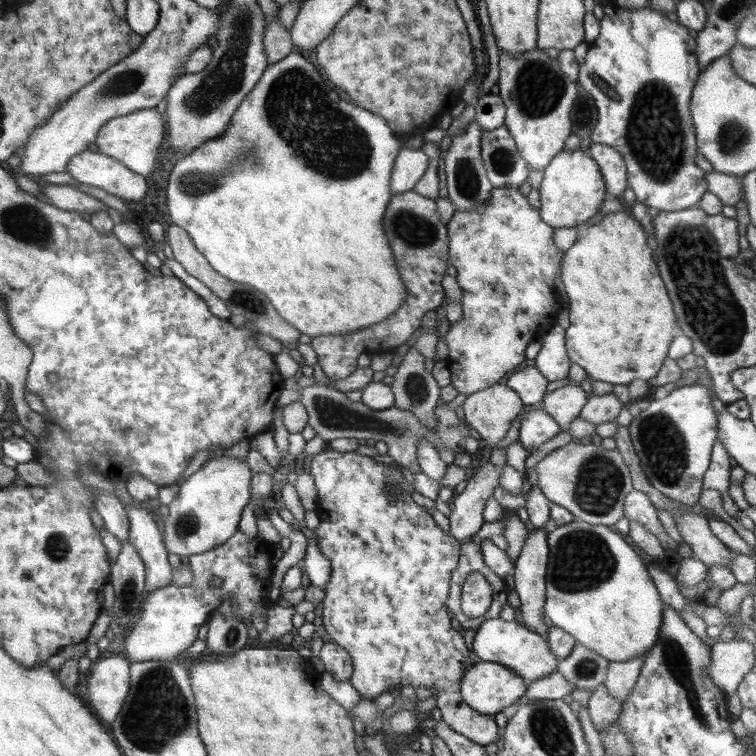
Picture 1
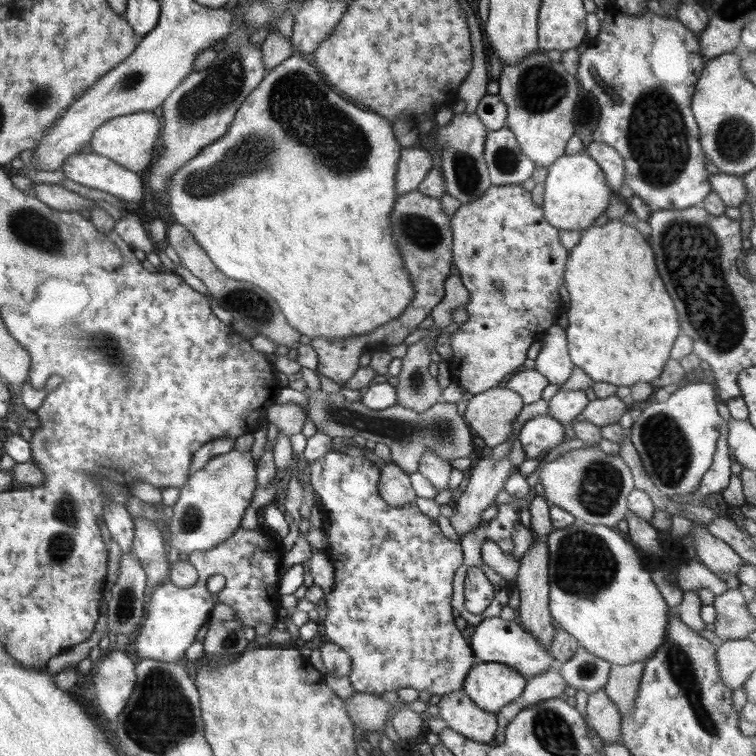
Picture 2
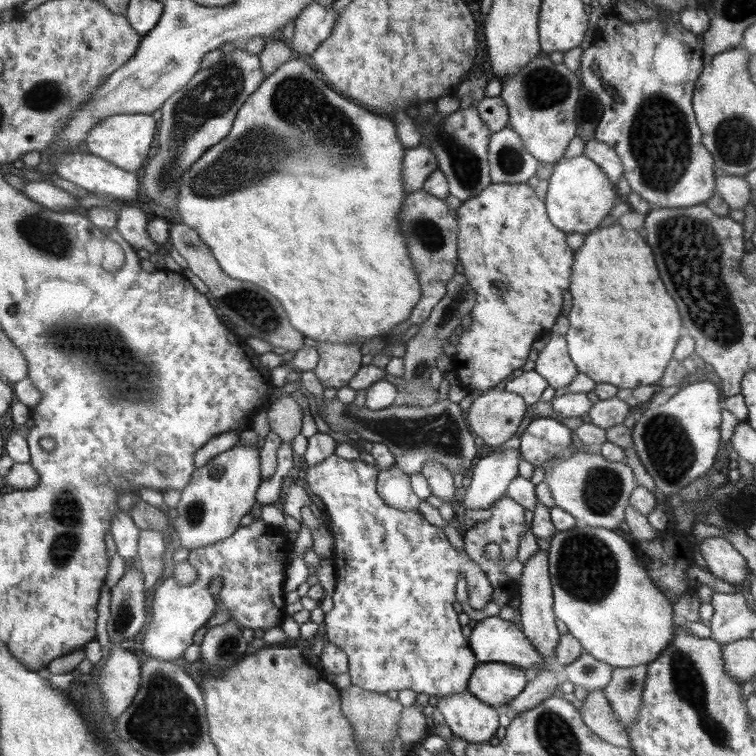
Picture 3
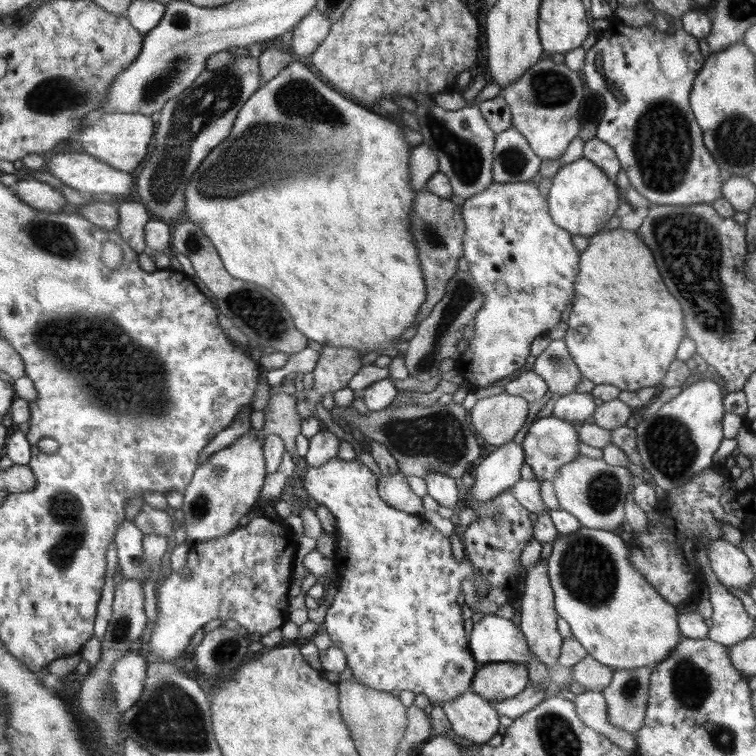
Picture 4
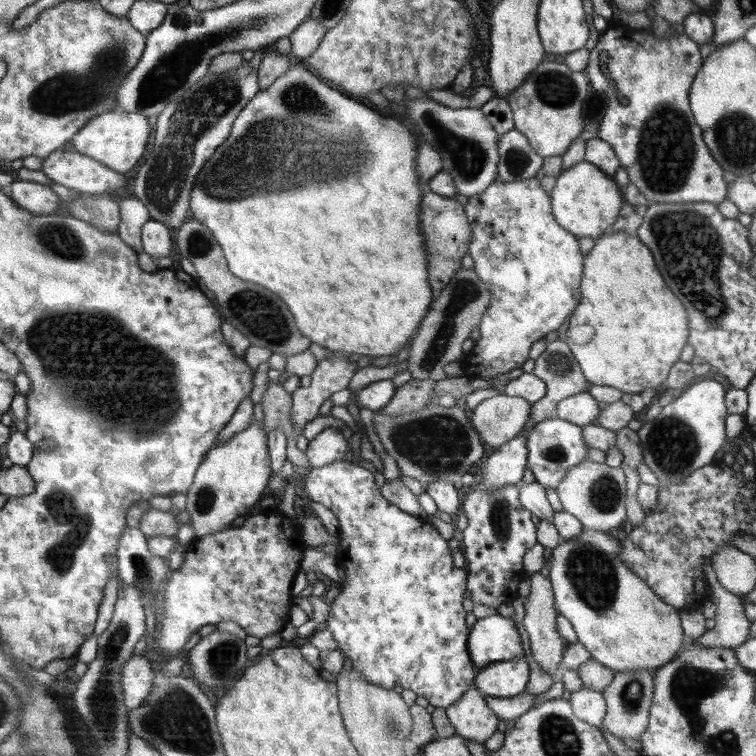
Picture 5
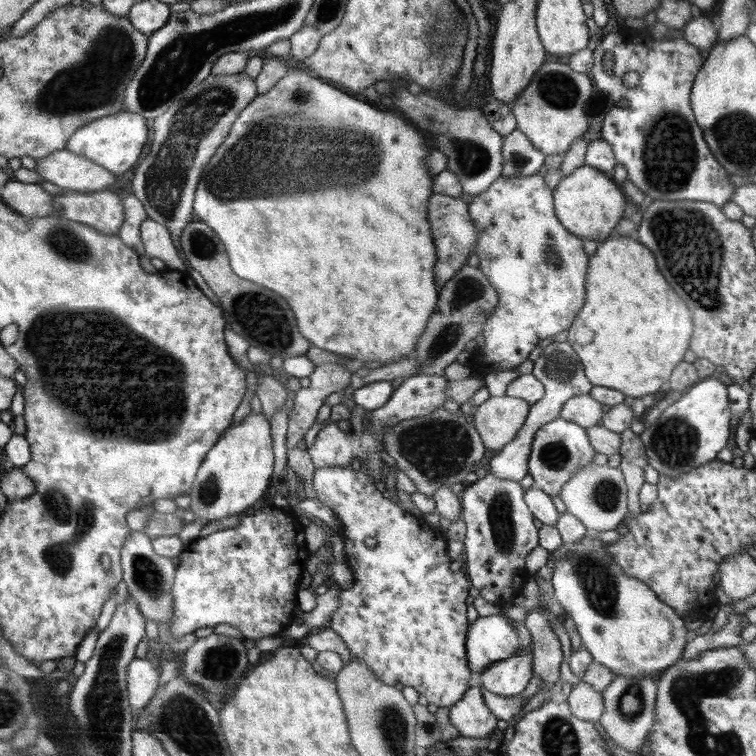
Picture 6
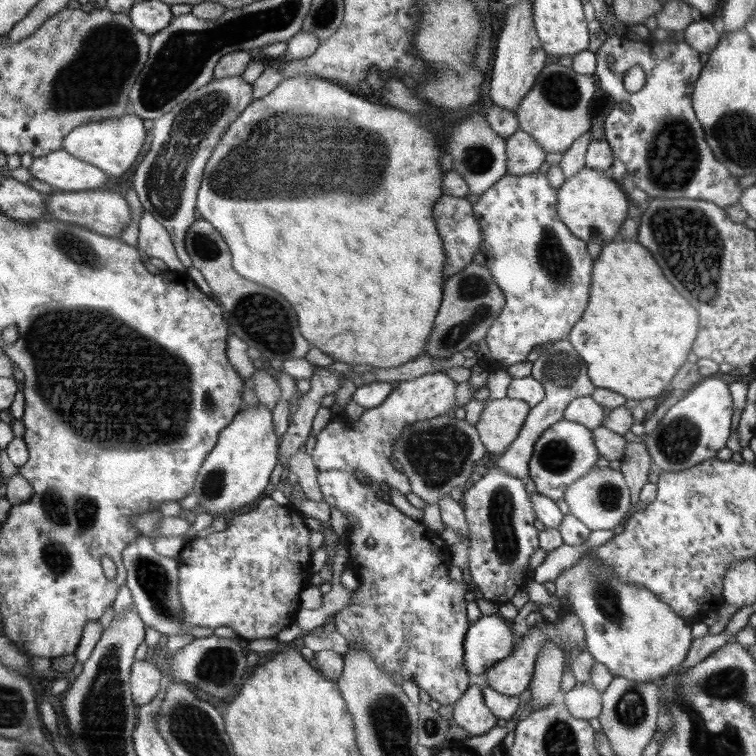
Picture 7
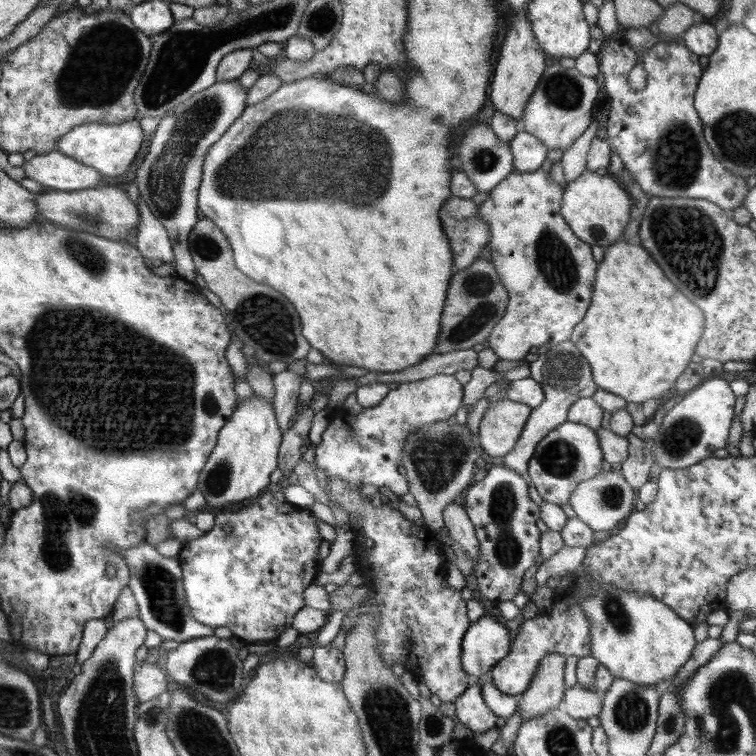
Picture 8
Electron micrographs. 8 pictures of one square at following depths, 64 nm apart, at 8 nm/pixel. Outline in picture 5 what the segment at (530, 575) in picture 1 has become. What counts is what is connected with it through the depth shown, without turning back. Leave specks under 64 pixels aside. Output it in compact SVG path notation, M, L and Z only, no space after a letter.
M540 571L530 576L530 594L525 602L525 616L522 620L528 640L530 640L532 657L550 676L560 669L560 662L564 654L562 635L557 630L556 617L558 614L554 607L555 597L551 584L549 577L542 575Z

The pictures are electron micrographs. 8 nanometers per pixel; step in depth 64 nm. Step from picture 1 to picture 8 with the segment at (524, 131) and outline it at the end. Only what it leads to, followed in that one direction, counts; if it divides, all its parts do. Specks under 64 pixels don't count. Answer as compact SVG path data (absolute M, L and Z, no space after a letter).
M560 64L547 66L524 106L520 129L536 136L549 151L566 151L593 122L593 108L602 98L598 78L584 76L574 67L564 68Z

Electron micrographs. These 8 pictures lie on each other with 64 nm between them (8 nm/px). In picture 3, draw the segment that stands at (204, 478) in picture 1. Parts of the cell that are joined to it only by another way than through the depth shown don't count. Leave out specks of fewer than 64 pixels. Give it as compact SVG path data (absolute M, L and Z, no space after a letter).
M241 442L234 445L231 450L214 456L202 468L196 469L190 478L189 484L186 484L186 487L181 490L181 500L176 505L178 516L170 519L171 531L178 534L180 546L184 550L190 551L194 550L194 548L210 546L210 544L214 544L218 540L224 540L228 536L232 536L240 527L242 518L251 512L261 482L259 452L255 445L243 445Z

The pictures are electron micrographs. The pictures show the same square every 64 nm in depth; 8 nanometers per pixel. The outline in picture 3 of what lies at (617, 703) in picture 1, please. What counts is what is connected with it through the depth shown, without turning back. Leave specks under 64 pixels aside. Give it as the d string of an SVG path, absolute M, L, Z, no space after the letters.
M603 689L588 692L586 700L578 706L582 720L601 740L614 746L630 747L625 726L616 718Z

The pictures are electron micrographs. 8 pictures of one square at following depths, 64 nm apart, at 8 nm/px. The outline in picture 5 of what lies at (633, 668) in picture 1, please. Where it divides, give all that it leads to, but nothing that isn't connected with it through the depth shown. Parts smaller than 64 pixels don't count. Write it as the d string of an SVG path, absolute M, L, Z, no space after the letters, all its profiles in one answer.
M653 670L615 672L612 682L602 693L607 706L603 726L620 740L626 738L640 740L650 718L650 705L654 696Z

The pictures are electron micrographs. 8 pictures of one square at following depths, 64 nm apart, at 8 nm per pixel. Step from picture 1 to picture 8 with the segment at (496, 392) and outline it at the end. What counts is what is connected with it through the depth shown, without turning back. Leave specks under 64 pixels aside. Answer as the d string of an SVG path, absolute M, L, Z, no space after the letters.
M508 398L490 405L478 430L482 449L491 457L504 457L512 452L528 420L531 408Z

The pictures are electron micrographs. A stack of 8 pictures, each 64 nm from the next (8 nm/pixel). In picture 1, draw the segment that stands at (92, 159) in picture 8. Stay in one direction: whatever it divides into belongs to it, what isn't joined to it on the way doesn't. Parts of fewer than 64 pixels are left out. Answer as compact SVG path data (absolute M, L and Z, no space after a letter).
M146 108L110 119L98 130L95 143L99 153L111 156L126 165L132 172L150 178L158 166L164 132L166 132L166 122L162 114L156 109Z

